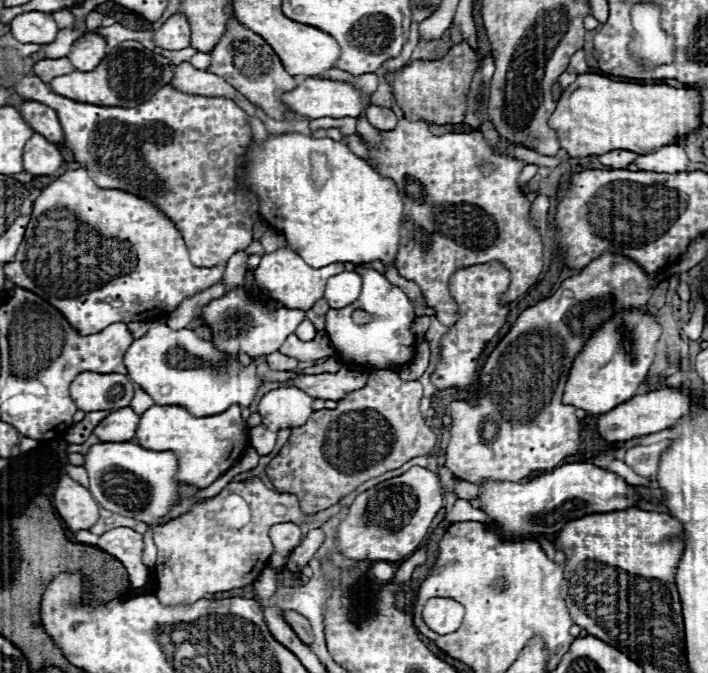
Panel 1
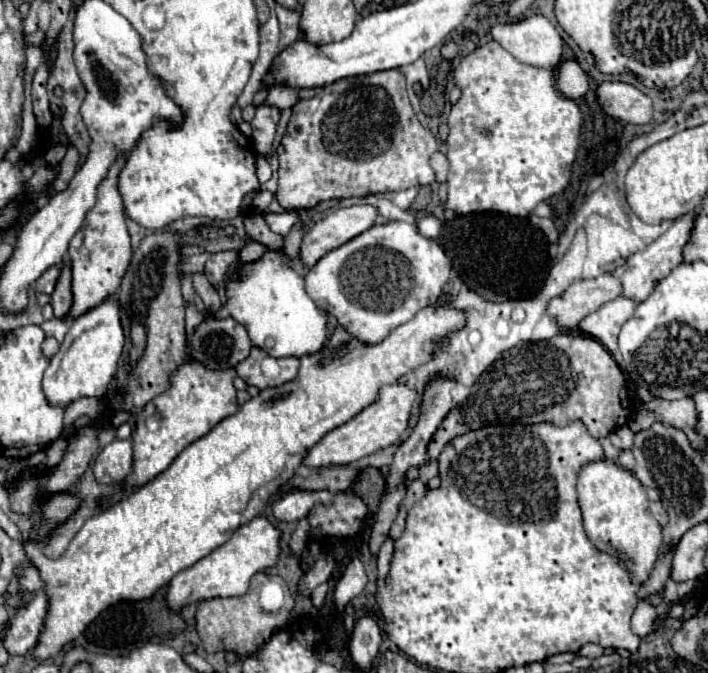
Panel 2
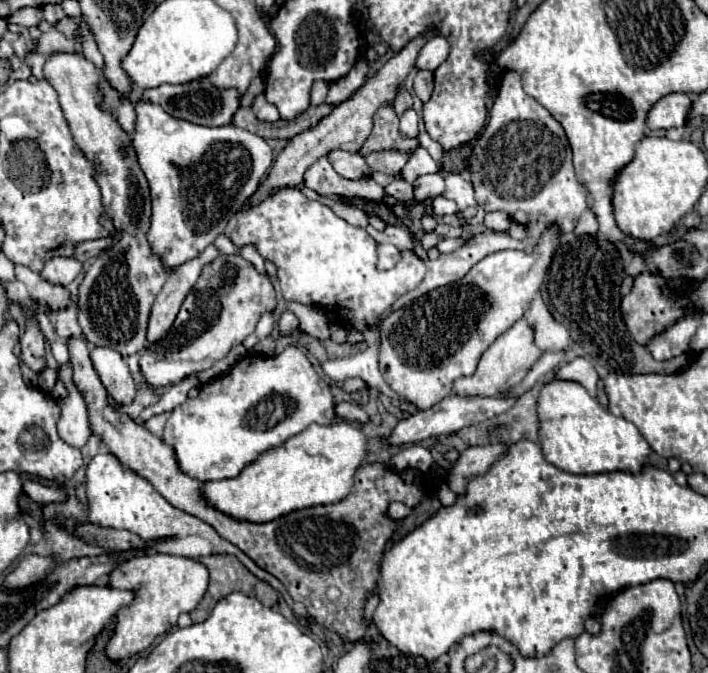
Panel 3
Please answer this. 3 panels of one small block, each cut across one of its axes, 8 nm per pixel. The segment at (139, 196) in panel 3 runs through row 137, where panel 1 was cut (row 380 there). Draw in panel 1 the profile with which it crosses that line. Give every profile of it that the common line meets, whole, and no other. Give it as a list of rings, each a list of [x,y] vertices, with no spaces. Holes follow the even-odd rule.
[[[80,372],[70,384],[70,398],[82,412],[124,408],[132,396],[134,384],[124,374]]]

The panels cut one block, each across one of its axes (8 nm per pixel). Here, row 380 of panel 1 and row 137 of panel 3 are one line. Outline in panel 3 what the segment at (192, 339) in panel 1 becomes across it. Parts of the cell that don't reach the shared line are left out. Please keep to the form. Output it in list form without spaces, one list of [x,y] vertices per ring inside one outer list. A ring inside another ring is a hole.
[[[136,102],[136,132],[134,132],[134,148],[138,154],[138,164],[142,166],[152,196],[152,226],[148,232],[148,242],[154,252],[162,258],[166,268],[178,266],[194,254],[200,254],[208,244],[216,240],[220,232],[224,232],[228,220],[242,208],[246,198],[254,194],[258,182],[266,178],[274,156],[264,138],[238,128],[238,126],[198,126],[186,120],[172,118],[160,106],[150,102]]]

